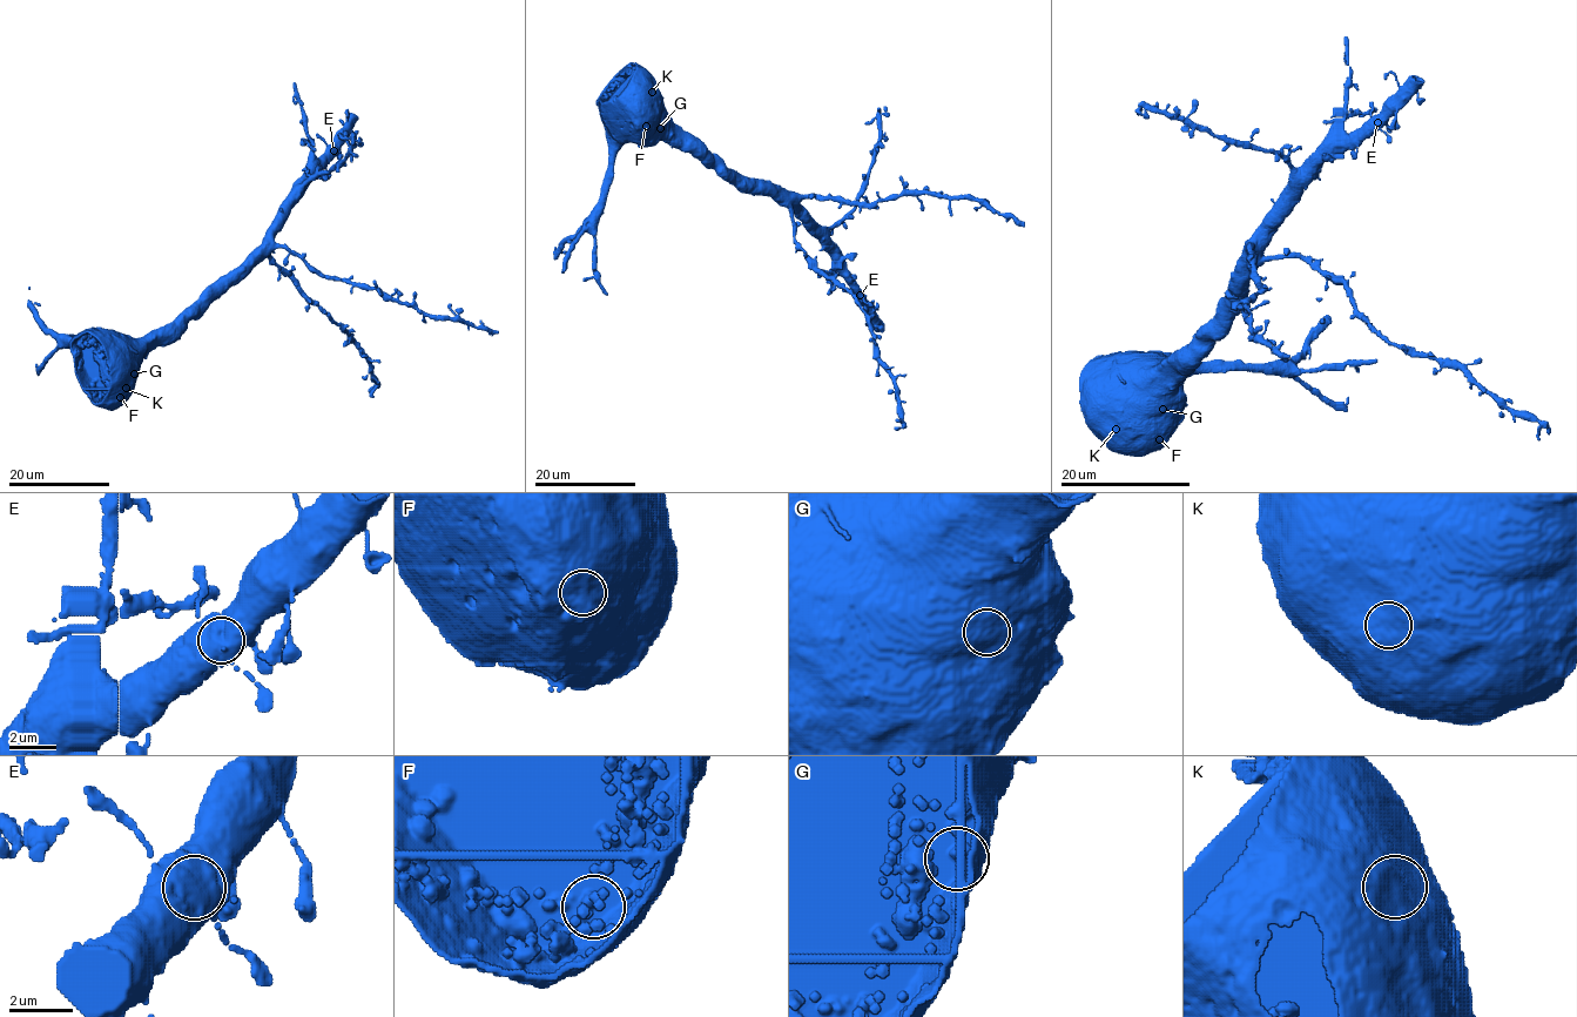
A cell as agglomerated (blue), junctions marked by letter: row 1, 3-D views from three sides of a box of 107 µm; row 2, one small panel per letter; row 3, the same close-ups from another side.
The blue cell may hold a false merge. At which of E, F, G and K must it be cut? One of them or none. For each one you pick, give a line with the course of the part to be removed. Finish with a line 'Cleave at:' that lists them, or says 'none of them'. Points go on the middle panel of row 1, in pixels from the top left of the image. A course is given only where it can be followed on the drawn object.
Cleave at: none of them

